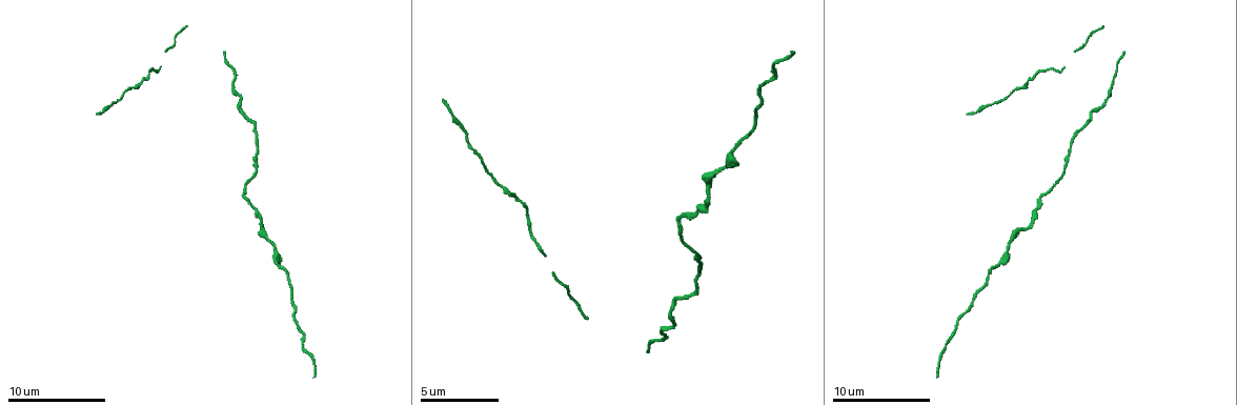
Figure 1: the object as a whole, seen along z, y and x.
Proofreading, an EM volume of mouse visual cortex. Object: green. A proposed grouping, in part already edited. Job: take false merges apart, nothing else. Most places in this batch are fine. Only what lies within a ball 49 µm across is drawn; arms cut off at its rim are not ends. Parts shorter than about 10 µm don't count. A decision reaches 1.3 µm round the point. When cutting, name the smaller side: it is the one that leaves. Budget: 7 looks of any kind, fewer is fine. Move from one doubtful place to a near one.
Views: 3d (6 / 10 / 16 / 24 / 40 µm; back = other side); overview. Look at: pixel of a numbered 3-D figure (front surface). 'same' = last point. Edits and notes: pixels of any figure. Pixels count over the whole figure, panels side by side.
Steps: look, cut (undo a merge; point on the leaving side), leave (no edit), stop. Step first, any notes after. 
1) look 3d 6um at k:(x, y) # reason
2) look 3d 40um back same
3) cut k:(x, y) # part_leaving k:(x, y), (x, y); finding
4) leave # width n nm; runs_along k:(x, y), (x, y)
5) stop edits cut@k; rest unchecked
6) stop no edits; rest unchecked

look 3d 16um at 1:(251, 121)

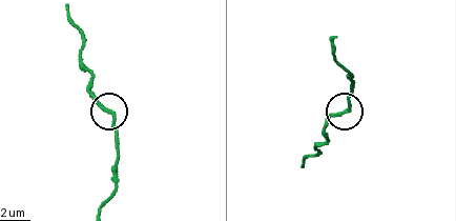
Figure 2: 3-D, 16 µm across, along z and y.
leave # side_arm 36 um; continuous, no second neuron

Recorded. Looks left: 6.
look 3d 10um at 1:(698, 256) # sudden change in width

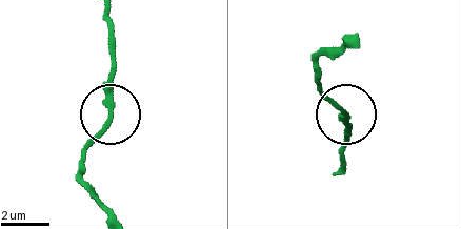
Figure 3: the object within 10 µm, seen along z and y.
leave # continuous, no second neuron

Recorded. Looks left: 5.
look 3d 6um at 1:(1028, 225) # thin neck

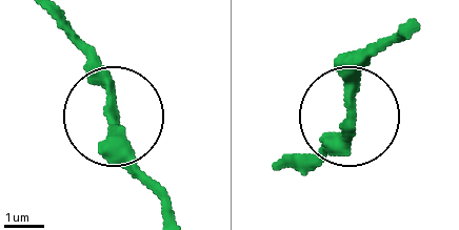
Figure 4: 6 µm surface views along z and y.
leave # all the same neuron

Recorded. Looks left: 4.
look 3d 6um at 1:(998, 264) # calibre changes

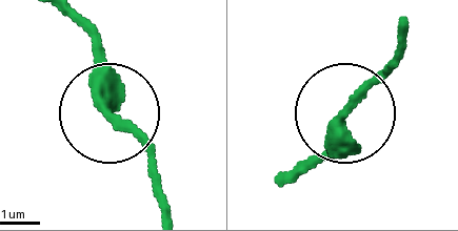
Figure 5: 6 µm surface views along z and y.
leave # runs_along 5:(66, 13), (93, 42), (100, 103), (154, 180); all the same neuron

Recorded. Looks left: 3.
stop no edits; rest unchecked

